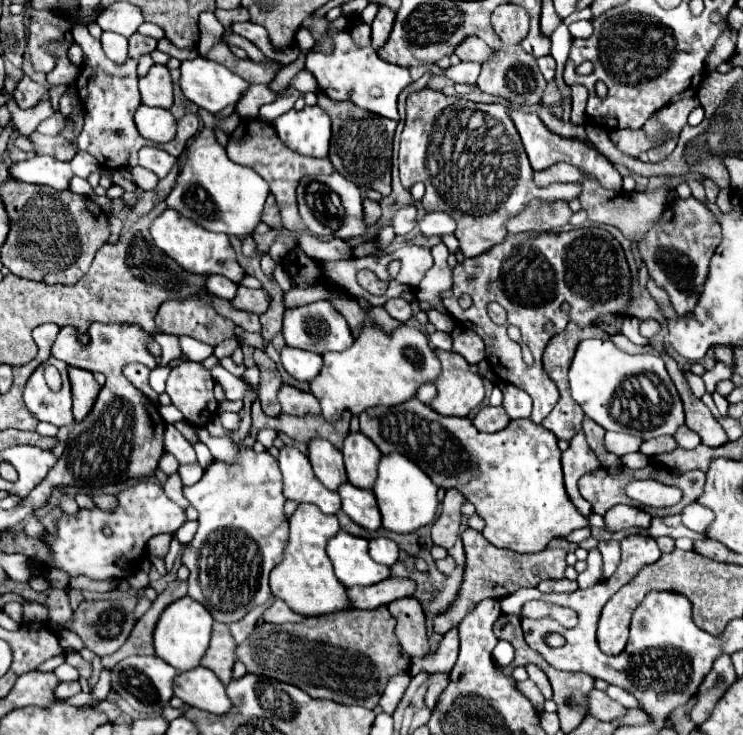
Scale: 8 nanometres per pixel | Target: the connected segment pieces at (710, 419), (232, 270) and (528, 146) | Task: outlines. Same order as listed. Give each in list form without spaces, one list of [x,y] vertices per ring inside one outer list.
[[[663,354],[663,360],[667,364],[667,372],[671,376],[671,380],[675,382],[677,386],[677,392],[683,400],[683,406],[685,406],[685,422],[687,426],[697,432],[703,440],[705,446],[723,446],[727,442],[727,436],[725,436],[725,430],[721,428],[721,424],[715,420],[715,416],[711,414],[711,410],[699,400],[693,396],[693,392],[689,390],[689,384],[683,376],[683,372],[679,370],[677,362],[673,356],[669,354]]]
[[[165,210],[159,218],[155,218],[155,222],[151,224],[151,236],[157,248],[161,248],[169,258],[173,258],[179,266],[187,268],[193,274],[201,274],[201,276],[221,274],[233,280],[235,284],[239,284],[239,280],[245,274],[235,258],[235,250],[229,242],[229,236],[207,232],[205,228],[199,228],[199,224],[187,220],[185,216],[179,216],[179,212],[175,210]]]
[[[509,108],[509,116],[513,118],[513,122],[515,122],[515,126],[517,126],[517,132],[519,132],[521,140],[523,140],[523,146],[525,146],[525,152],[527,152],[527,156],[529,156],[529,160],[531,160],[533,170],[543,170],[543,168],[549,168],[549,166],[553,166],[553,164],[557,164],[557,162],[567,162],[567,164],[577,166],[585,176],[595,178],[603,188],[615,190],[615,192],[621,190],[621,174],[619,174],[619,172],[615,170],[615,166],[613,166],[601,152],[597,152],[595,148],[589,148],[589,146],[585,146],[585,144],[579,142],[579,140],[565,140],[565,138],[561,138],[561,136],[557,136],[557,134],[551,134],[551,132],[541,124],[541,120],[537,118],[537,114],[519,112],[519,110]]]

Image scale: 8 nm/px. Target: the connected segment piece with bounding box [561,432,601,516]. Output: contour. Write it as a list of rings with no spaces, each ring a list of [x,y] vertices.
[[[579,432],[573,440],[571,446],[563,452],[563,474],[565,474],[565,488],[567,488],[567,496],[571,498],[571,502],[575,504],[575,508],[587,516],[591,512],[589,502],[579,494],[578,482],[583,474],[595,472],[601,468],[599,458],[595,456],[595,452],[591,452],[589,444],[585,442],[583,432]]]

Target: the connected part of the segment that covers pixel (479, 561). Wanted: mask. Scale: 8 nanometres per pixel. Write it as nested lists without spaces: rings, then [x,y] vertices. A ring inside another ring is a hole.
[[[467,528],[463,534],[463,544],[465,544],[465,554],[467,554],[467,566],[465,566],[465,580],[461,586],[461,592],[453,606],[445,610],[443,614],[435,616],[433,620],[433,630],[435,634],[443,636],[447,630],[457,626],[473,608],[485,600],[485,598],[505,598],[507,594],[515,592],[517,588],[523,586],[537,586],[541,580],[547,578],[564,578],[567,567],[565,551],[561,549],[546,548],[538,553],[519,554],[512,550],[501,550],[495,548],[483,534],[475,532],[473,528]]]

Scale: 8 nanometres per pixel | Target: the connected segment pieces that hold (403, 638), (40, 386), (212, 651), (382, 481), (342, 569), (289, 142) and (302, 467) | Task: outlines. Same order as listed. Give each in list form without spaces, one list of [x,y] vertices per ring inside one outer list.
[[[401,598],[387,604],[391,616],[397,620],[395,634],[403,650],[411,658],[425,658],[429,654],[429,640],[425,634],[425,612],[417,598]]]
[[[49,358],[45,364],[57,366],[57,370],[63,376],[63,388],[59,392],[51,392],[45,382],[45,366],[39,366],[27,386],[25,386],[25,402],[31,414],[35,414],[43,422],[51,422],[55,426],[69,426],[73,424],[73,412],[71,412],[71,382],[67,376],[69,364],[57,358]]]
[[[215,622],[211,644],[209,644],[207,654],[201,660],[201,666],[207,666],[209,670],[213,670],[225,686],[231,682],[231,672],[235,664],[235,648],[237,644],[229,632],[229,626]]]
[[[383,456],[379,462],[379,476],[373,486],[373,494],[377,496],[377,504],[383,516],[383,528],[399,534],[415,532],[427,524],[431,524],[437,516],[439,498],[437,486],[433,480],[407,456]]]
[[[343,530],[329,540],[327,554],[333,562],[335,576],[347,588],[371,586],[391,576],[391,568],[377,564],[369,556],[369,544],[365,538],[351,536]]]
[[[319,106],[289,110],[273,120],[273,128],[281,142],[291,150],[311,158],[329,156],[331,120]]]
[[[283,446],[279,456],[279,468],[283,474],[283,494],[297,504],[315,504],[323,514],[337,514],[341,500],[337,492],[327,490],[313,474],[309,458],[295,446]]]

